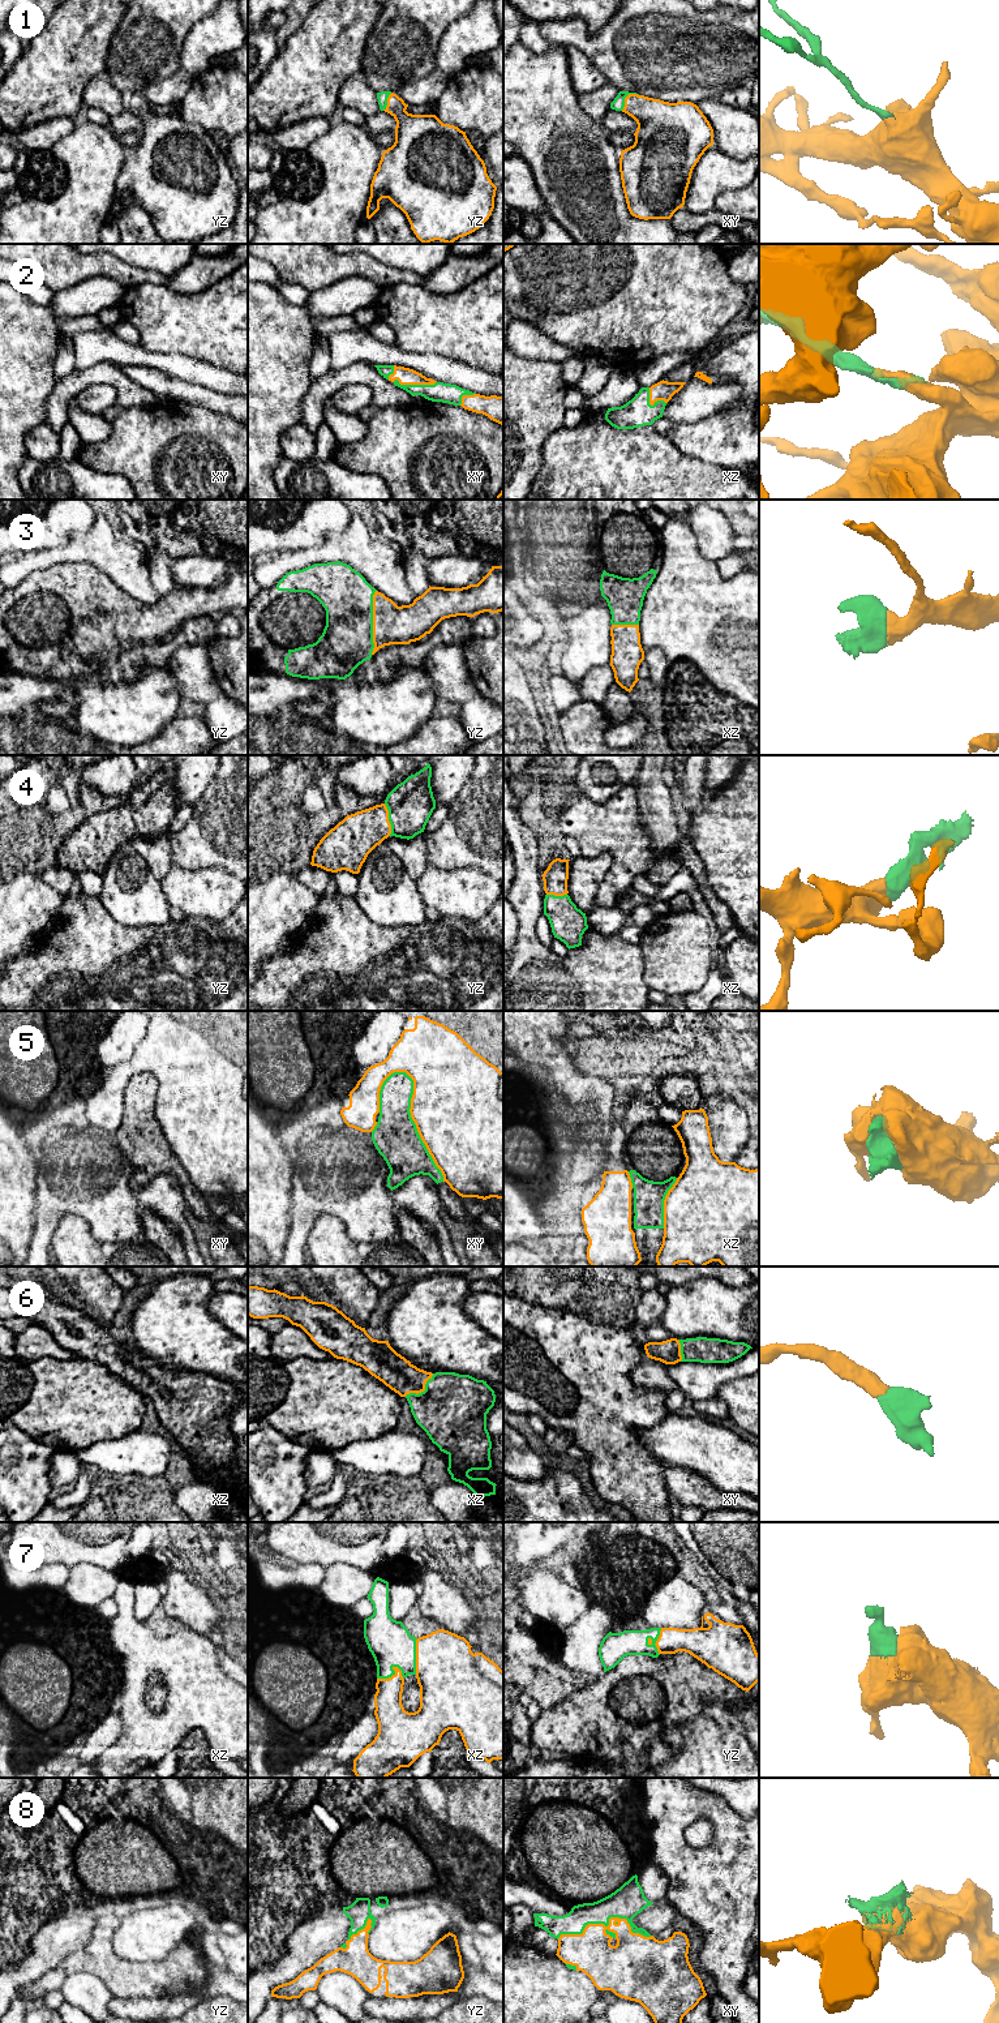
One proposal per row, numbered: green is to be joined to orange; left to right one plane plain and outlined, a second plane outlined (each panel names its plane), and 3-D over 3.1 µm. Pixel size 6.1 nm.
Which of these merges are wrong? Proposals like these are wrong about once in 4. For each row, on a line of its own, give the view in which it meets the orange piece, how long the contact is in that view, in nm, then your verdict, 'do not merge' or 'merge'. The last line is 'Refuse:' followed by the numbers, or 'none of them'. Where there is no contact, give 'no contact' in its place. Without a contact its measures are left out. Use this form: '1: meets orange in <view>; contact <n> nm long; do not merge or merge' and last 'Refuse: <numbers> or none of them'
1: meets orange in xy; contact 150 nm long; merge
2: meets orange in xy; contact 280 nm long; merge
3: meets orange in yz; contact 400 nm long; merge
4: meets orange in yz; contact 200 nm long; merge
5: meets orange in xy; contact 750 nm long; do not merge
6: meets orange in xz; contact 240 nm long; merge
7: meets orange in yz; contact 170 nm long; merge
8: meets orange in xy; contact 600 nm long; merge
Refuse: 5

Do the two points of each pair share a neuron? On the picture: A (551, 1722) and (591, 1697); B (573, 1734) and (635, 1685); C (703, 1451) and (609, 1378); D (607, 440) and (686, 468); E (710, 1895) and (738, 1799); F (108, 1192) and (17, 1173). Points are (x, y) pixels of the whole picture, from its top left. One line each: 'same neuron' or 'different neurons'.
A: same neuron
B: same neuron
C: different neurons
D: same neuron
E: different neurons
F: different neurons

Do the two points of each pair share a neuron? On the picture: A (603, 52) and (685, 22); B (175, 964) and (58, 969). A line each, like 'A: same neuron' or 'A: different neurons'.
A: same neuron
B: same neuron

